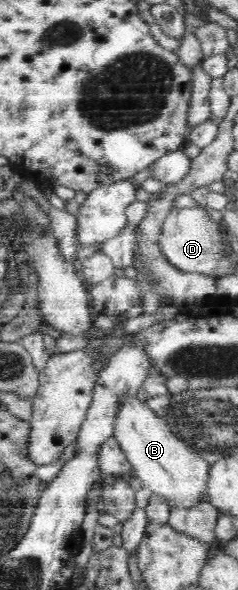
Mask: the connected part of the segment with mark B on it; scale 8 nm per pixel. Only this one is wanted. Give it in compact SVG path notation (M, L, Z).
M135 393L121 395L113 413L113 433L119 451L134 469L143 487L167 499L174 506L195 506L205 491L210 465L169 429L165 418L159 417Z

